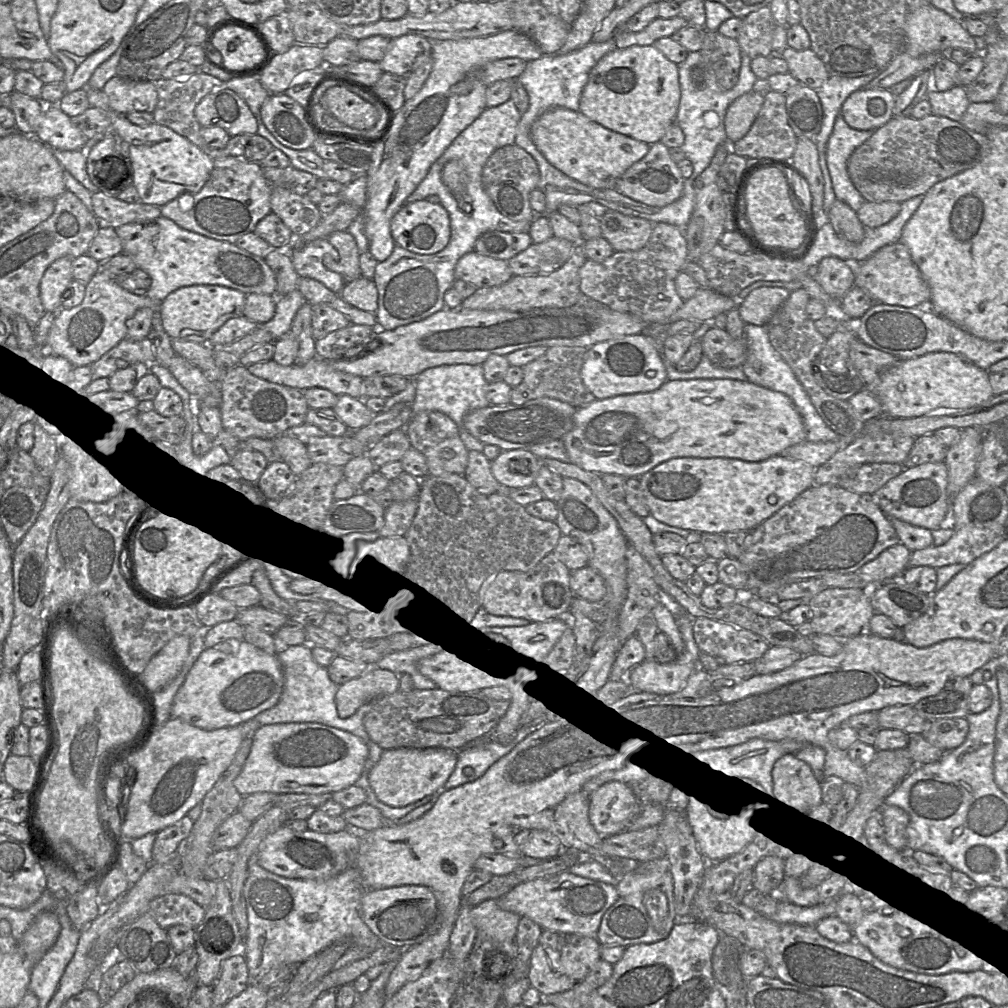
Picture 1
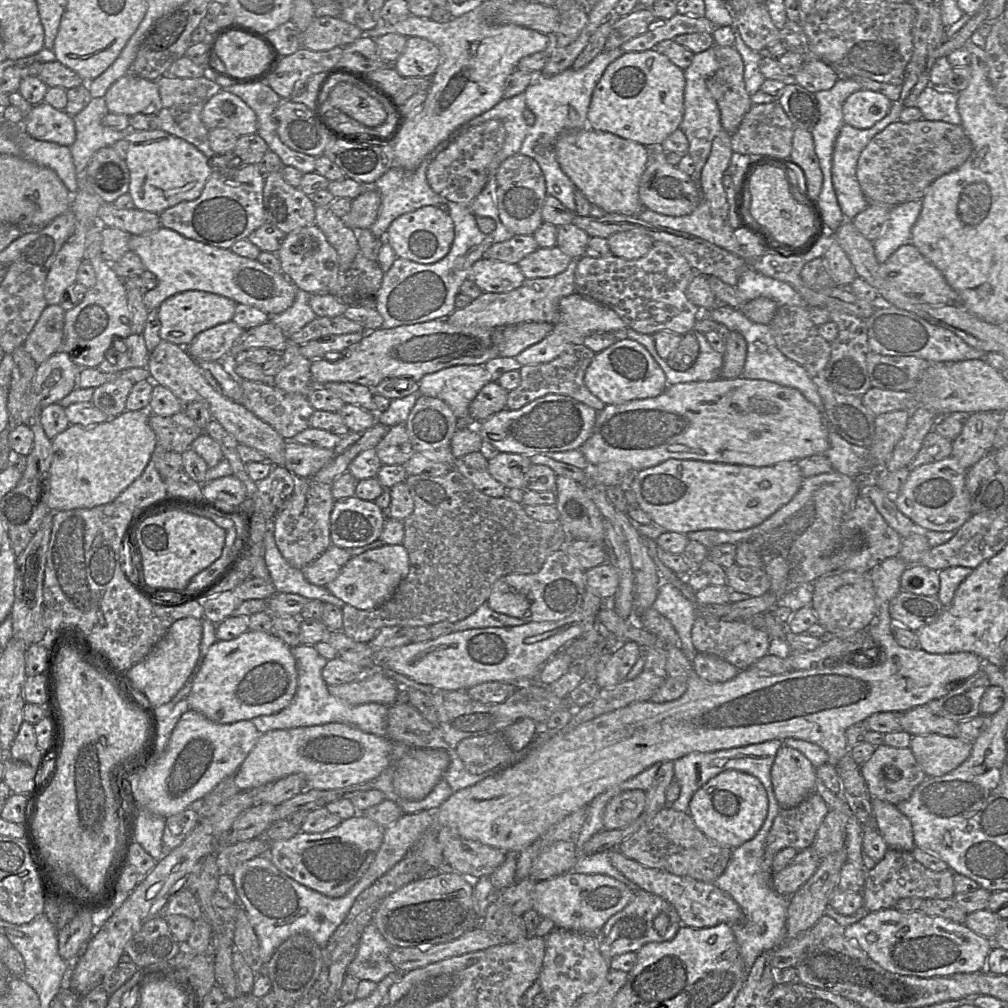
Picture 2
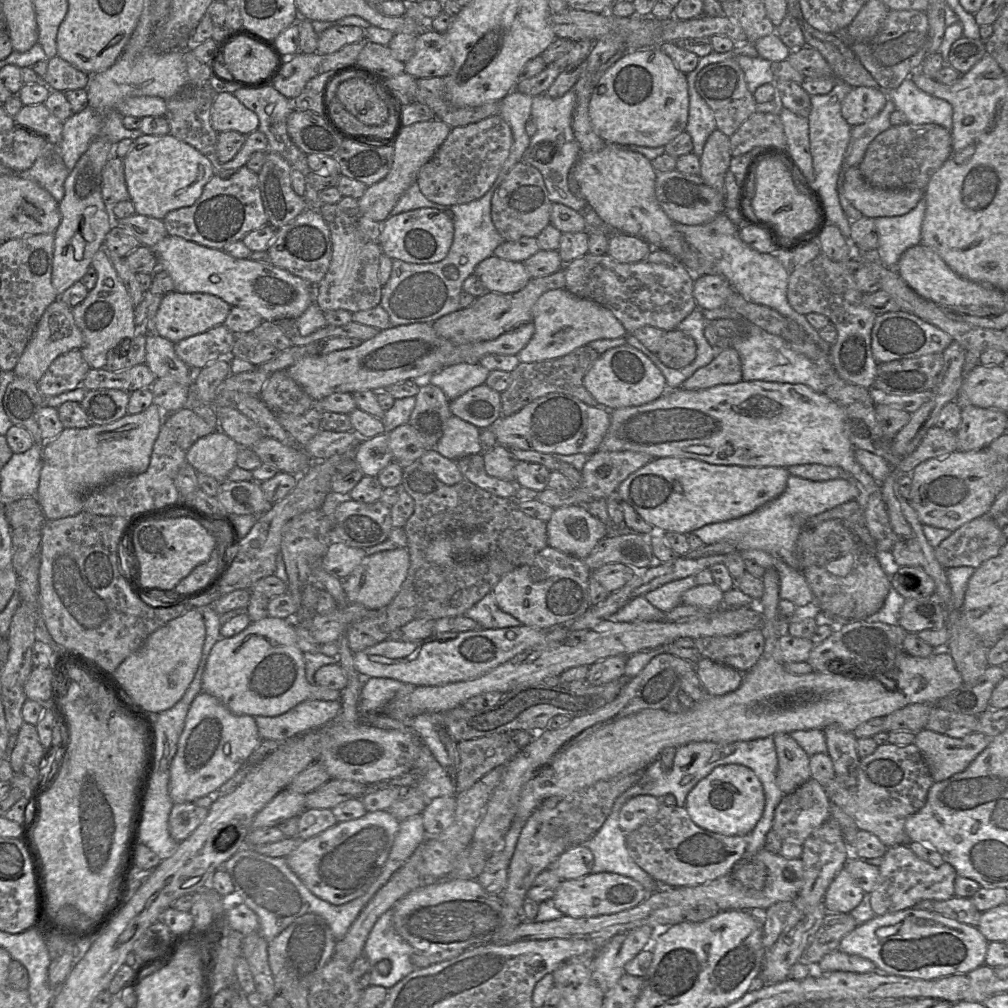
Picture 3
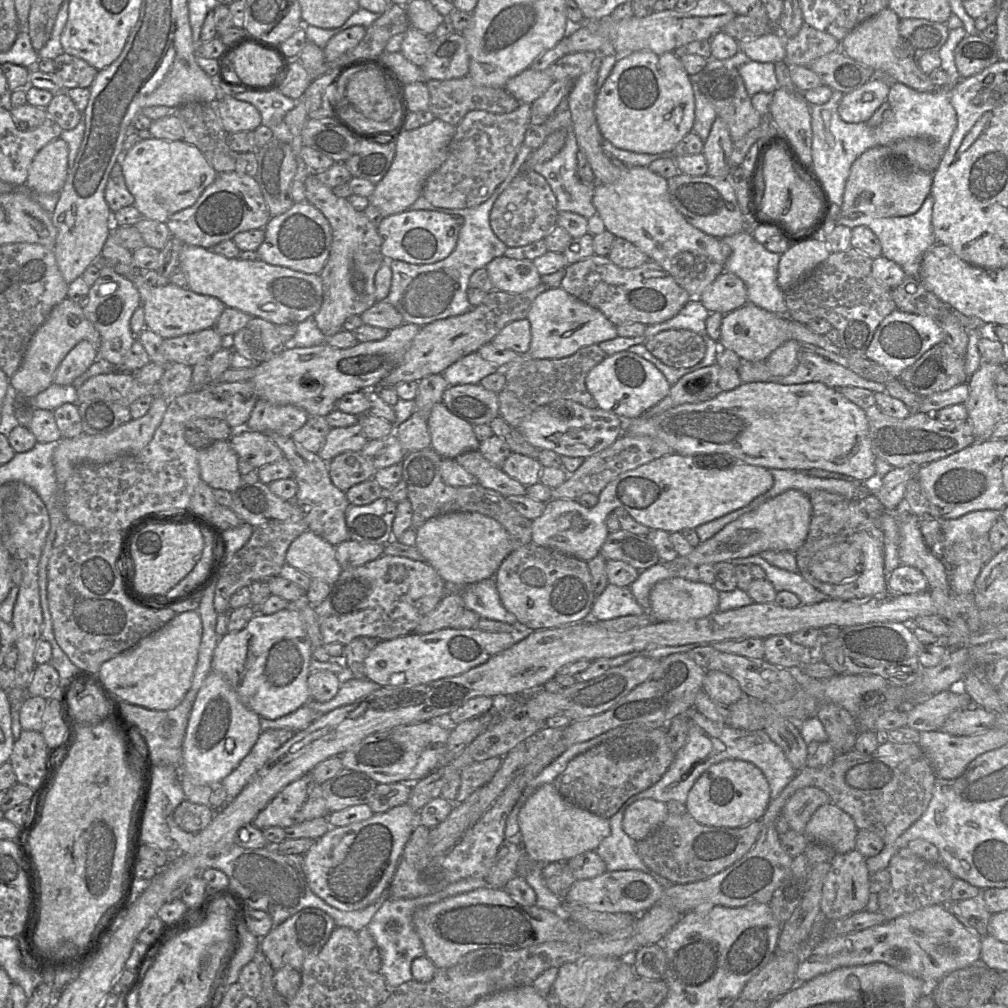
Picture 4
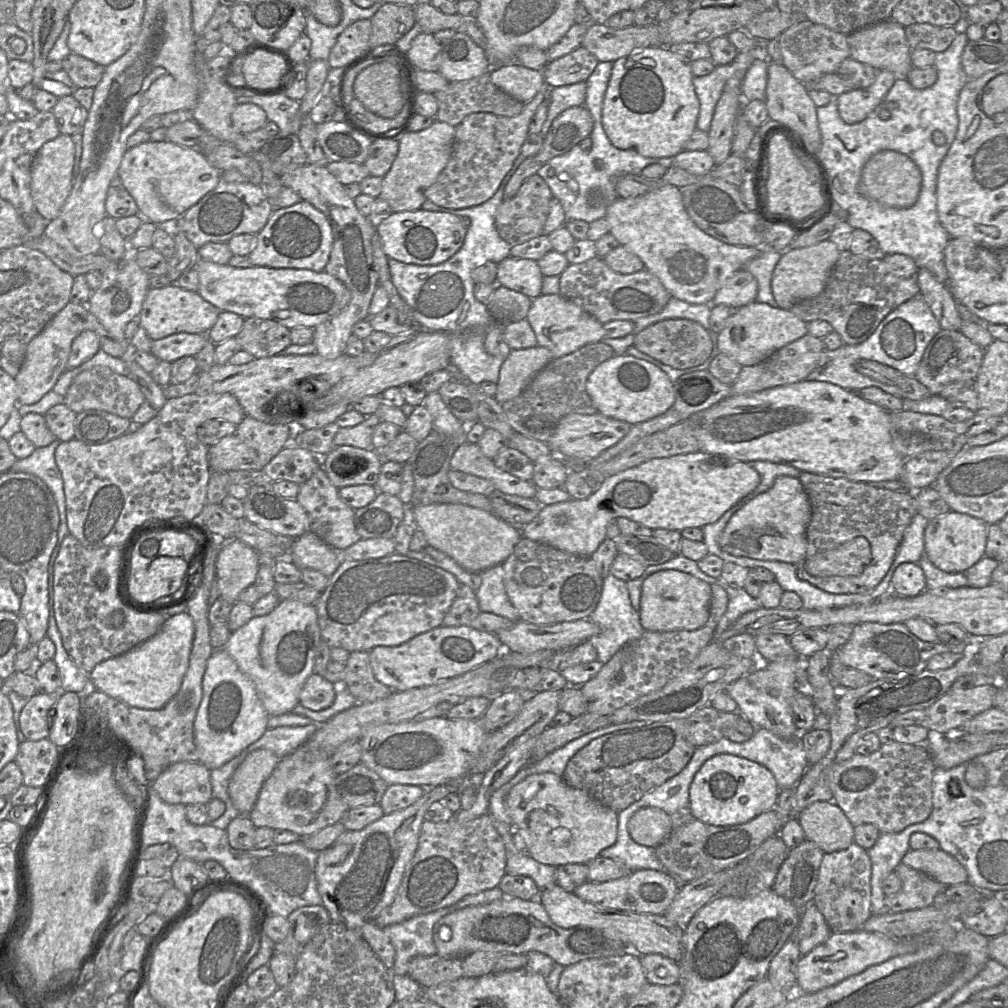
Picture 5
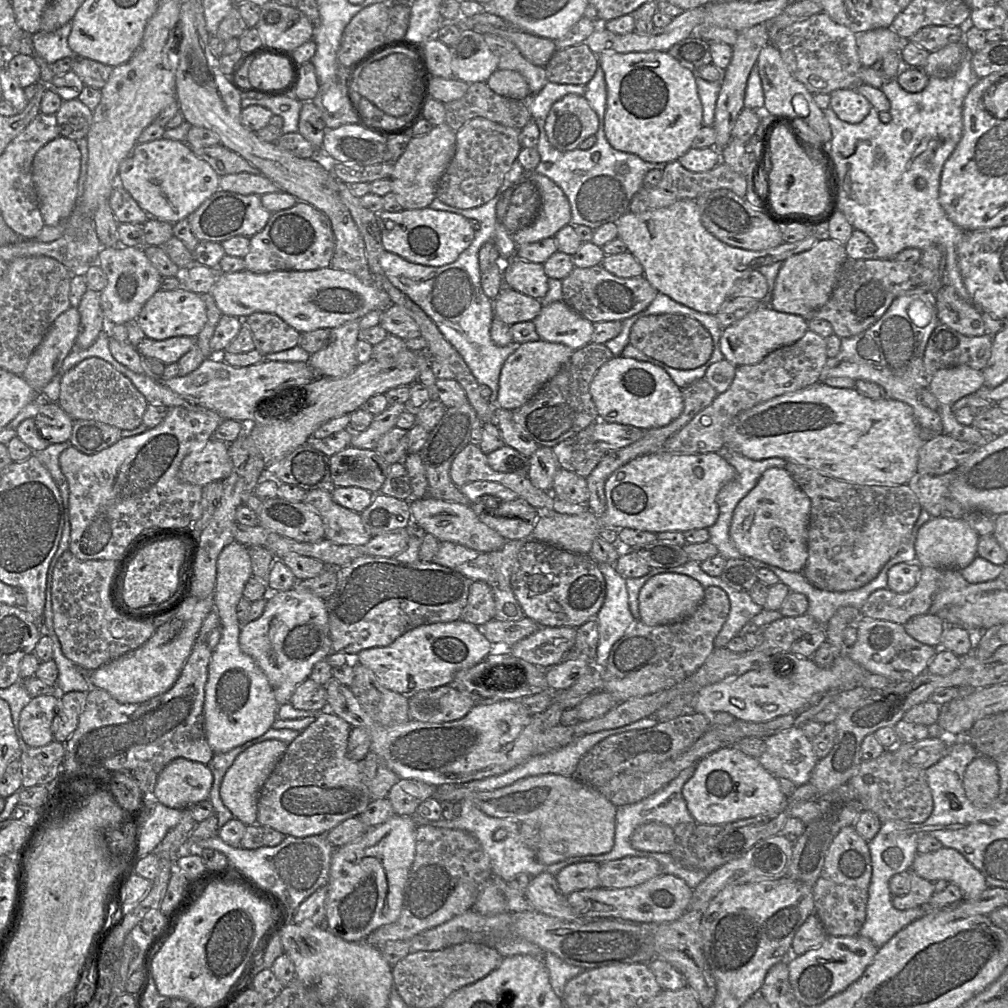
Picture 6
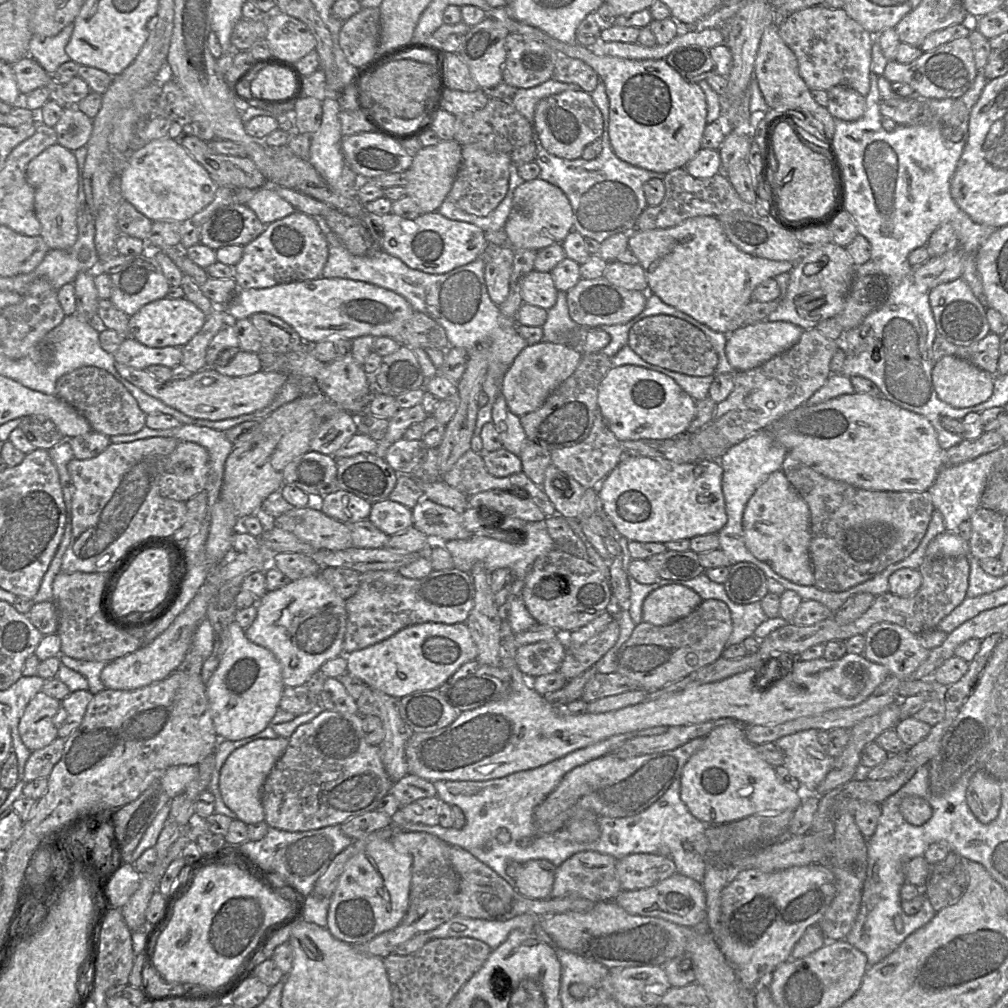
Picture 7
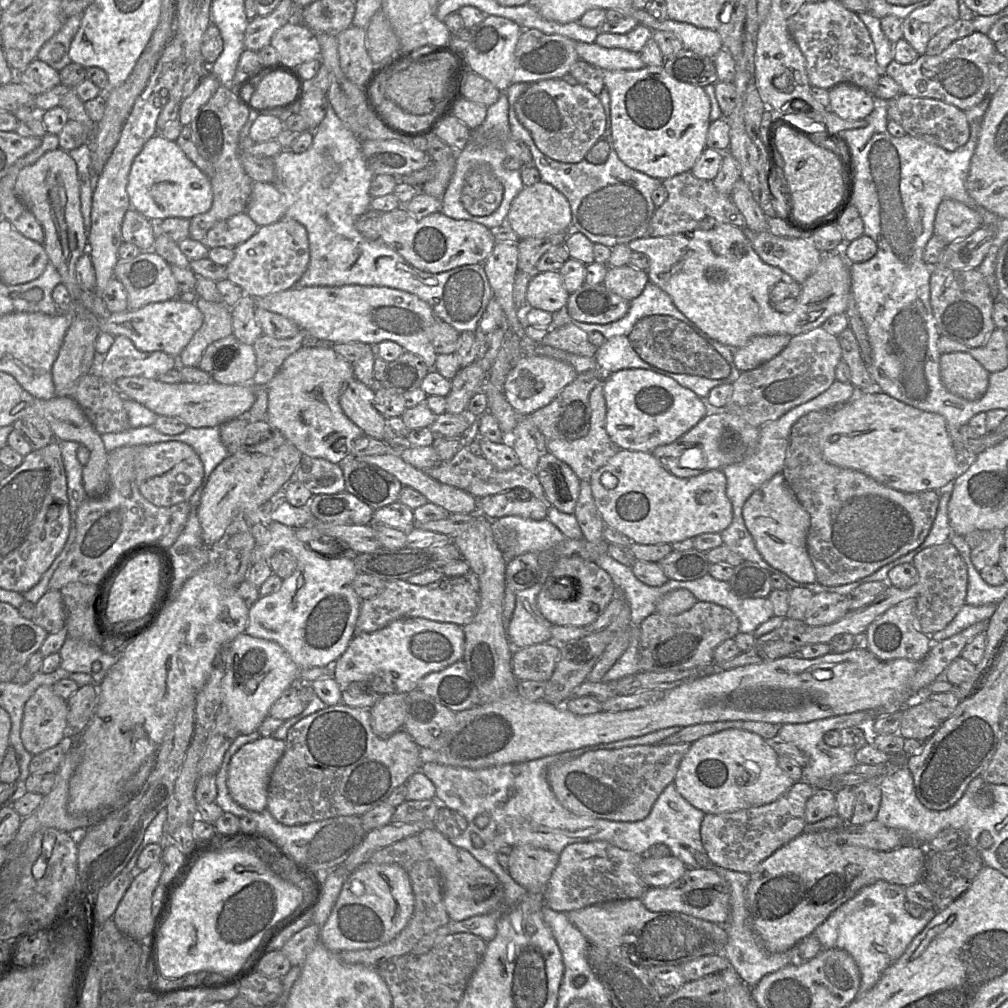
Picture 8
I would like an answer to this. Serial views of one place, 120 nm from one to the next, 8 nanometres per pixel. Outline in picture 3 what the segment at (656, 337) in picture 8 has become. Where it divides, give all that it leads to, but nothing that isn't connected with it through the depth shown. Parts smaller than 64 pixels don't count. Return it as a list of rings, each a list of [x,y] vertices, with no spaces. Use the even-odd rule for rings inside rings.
[[[671,330],[665,332],[656,355],[669,368],[681,369],[690,365],[697,356],[697,344],[686,332]]]

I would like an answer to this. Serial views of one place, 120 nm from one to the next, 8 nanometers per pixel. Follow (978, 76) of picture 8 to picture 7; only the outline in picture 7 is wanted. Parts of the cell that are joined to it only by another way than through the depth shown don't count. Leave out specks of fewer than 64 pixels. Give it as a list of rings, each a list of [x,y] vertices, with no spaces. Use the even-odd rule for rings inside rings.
[[[962,37],[932,51],[923,52],[909,64],[902,64],[896,60],[889,61],[883,76],[891,83],[903,82],[910,85],[917,97],[942,100],[962,96],[973,85],[977,73],[970,40],[968,37]]]

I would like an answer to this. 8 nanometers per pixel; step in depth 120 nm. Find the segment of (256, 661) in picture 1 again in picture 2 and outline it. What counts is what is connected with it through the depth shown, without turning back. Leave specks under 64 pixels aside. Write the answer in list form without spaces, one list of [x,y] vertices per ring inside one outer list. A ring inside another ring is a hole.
[[[248,630],[235,639],[217,640],[211,645],[194,679],[188,706],[220,724],[252,720],[286,708],[295,696],[297,685],[291,647],[274,634]]]

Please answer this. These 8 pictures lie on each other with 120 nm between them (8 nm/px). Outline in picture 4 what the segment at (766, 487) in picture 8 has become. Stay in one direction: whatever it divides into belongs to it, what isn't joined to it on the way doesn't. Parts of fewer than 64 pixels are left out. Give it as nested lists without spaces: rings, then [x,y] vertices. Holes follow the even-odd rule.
[[[795,489],[769,499],[751,512],[741,515],[727,524],[709,540],[697,545],[687,556],[679,556],[670,563],[678,566],[698,567],[702,564],[715,565],[738,558],[759,555],[764,551],[788,551],[795,553],[804,544],[812,517],[809,497]]]

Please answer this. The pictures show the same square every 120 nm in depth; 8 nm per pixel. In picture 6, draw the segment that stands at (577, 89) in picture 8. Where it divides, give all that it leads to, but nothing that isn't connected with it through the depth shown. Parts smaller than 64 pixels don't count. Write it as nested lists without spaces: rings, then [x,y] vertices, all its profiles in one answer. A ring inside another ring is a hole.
[[[568,94],[555,102],[547,116],[545,131],[551,145],[559,151],[571,151],[590,136],[596,135],[599,129],[599,119],[584,96]]]

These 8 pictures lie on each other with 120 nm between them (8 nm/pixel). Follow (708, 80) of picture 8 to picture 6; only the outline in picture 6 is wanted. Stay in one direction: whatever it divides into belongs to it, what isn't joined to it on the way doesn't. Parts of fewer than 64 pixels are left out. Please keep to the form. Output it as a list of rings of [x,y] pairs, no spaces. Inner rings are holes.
[[[700,37],[686,38],[672,46],[668,53],[696,74],[700,68],[712,63],[710,44]]]

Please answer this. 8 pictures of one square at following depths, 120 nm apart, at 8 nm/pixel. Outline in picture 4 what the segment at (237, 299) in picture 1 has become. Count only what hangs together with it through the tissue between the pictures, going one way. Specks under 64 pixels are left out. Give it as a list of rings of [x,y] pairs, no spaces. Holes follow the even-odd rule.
[[[104,257],[94,259],[93,265],[112,267],[115,272],[134,284],[140,293],[141,305],[144,308],[145,328],[163,339],[212,328],[226,308],[225,304],[214,296],[197,294],[187,287],[182,288],[171,282],[162,286],[151,286],[145,282],[140,269],[134,265],[113,264]]]

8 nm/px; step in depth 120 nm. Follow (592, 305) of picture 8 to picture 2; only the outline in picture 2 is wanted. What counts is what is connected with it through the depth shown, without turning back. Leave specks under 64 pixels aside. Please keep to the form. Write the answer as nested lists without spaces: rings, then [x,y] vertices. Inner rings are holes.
[[[653,242],[648,253],[636,260],[582,256],[575,270],[575,292],[609,307],[638,333],[653,335],[664,330],[684,335],[693,331],[702,311],[686,296],[694,274],[686,258],[669,244]]]

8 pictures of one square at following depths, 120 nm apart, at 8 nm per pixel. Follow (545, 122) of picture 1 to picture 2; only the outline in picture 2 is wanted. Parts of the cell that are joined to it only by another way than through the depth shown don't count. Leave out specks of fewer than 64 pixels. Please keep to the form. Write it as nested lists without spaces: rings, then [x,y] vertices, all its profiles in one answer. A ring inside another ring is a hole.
[[[586,127],[563,132],[554,149],[562,171],[591,205],[600,207],[607,214],[627,216],[638,216],[644,209],[639,198],[639,183],[649,162],[649,148],[609,132]]]

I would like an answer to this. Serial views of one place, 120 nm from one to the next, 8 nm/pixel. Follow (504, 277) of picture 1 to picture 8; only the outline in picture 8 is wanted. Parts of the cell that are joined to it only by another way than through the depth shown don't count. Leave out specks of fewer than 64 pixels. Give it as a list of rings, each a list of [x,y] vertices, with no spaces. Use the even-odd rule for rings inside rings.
[[[559,271],[534,273],[527,287],[526,303],[528,308],[553,314],[566,307],[569,295]]]

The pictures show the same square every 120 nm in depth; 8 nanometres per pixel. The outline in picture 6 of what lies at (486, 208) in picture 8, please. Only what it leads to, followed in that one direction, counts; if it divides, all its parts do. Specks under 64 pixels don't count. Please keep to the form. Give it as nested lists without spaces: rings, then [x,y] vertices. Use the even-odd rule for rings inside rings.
[[[483,117],[473,118],[456,132],[455,155],[442,175],[436,191],[436,198],[443,203],[459,208],[472,209],[492,200],[502,186],[506,174],[522,149],[519,136],[521,130],[506,127]]]

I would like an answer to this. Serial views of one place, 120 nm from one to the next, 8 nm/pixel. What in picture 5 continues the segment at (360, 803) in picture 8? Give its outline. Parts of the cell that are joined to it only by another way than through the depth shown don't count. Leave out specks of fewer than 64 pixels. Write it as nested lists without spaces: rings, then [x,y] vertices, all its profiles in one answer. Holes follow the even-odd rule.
[[[301,748],[280,758],[272,774],[262,785],[257,801],[249,813],[255,827],[285,829],[302,837],[310,836],[341,820],[349,810],[336,788],[331,757],[314,760],[314,755]]]

